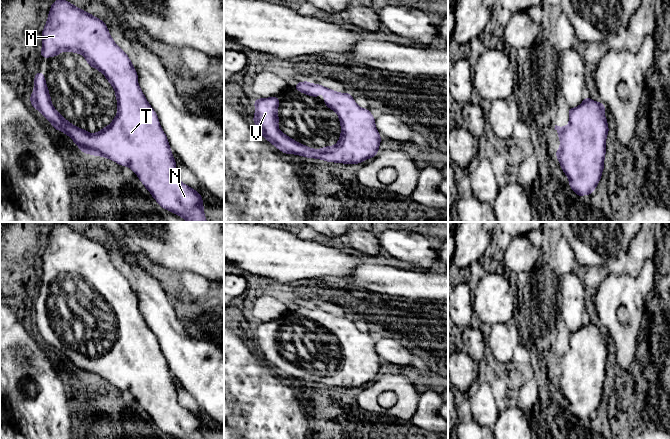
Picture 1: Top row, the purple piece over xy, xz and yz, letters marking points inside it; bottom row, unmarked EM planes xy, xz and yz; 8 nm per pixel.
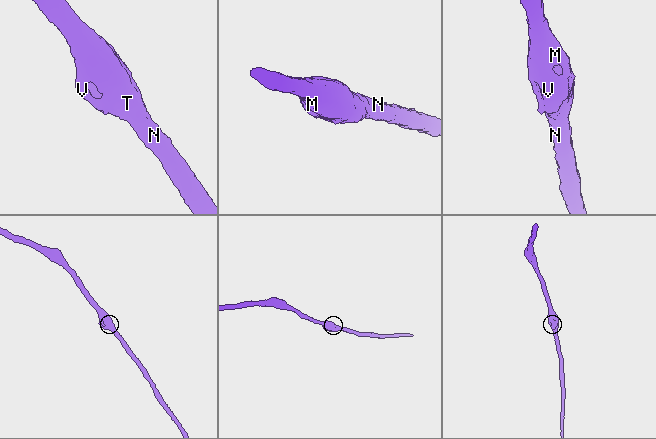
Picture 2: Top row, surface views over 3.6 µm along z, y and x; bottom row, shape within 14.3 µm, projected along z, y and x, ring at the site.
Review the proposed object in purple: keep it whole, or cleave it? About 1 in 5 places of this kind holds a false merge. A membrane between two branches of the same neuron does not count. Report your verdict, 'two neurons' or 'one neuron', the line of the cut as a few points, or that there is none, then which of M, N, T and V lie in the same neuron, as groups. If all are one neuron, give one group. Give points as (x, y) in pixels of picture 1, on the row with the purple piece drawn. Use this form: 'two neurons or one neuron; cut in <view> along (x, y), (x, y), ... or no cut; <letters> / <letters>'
one neuron; no cut; M N T V

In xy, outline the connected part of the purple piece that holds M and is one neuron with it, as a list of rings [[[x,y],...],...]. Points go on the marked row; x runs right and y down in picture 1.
[[[56,0],[51,5],[41,37],[42,58],[55,57],[63,51],[76,52],[84,56],[88,66],[106,77],[115,90],[117,115],[108,126],[93,134],[74,126],[54,108],[45,74],[39,71],[35,74],[34,89],[29,98],[33,108],[43,114],[53,129],[68,135],[81,152],[111,159],[133,170],[163,209],[188,222],[207,222],[200,193],[178,179],[176,162],[158,116],[139,87],[137,71],[129,56],[114,42],[106,23],[67,0]]]

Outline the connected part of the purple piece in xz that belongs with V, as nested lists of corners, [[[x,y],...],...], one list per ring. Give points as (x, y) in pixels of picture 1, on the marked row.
[[[309,81],[298,82],[295,89],[303,94],[318,97],[324,93],[324,104],[339,116],[341,135],[334,146],[322,149],[309,148],[296,142],[278,128],[277,109],[280,100],[277,96],[257,98],[254,101],[253,122],[261,135],[284,154],[295,154],[327,162],[358,164],[373,158],[379,152],[382,140],[375,126],[375,117],[369,109],[357,105],[350,93],[340,93],[321,84]]]

